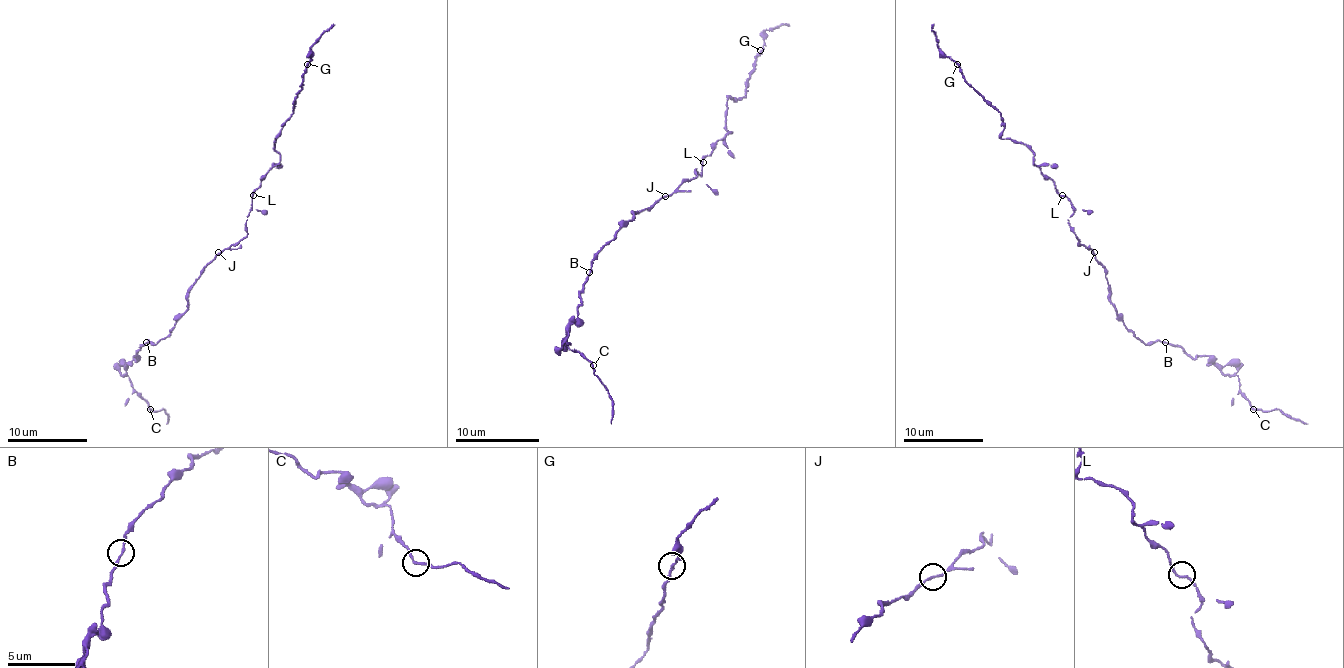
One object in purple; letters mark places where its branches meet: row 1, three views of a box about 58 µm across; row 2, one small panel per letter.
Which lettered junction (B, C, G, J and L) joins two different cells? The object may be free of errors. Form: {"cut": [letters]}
{"cut": []}

